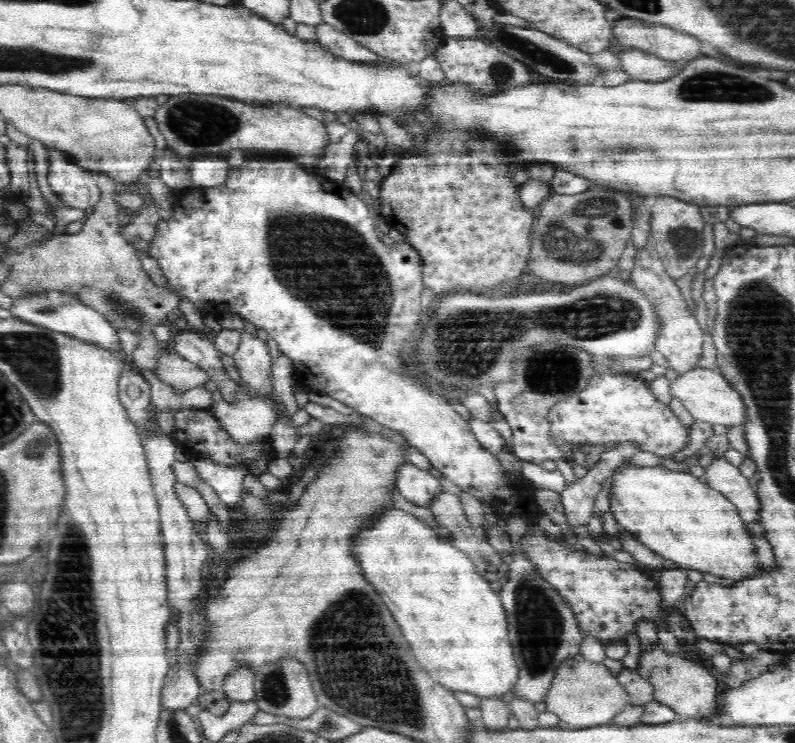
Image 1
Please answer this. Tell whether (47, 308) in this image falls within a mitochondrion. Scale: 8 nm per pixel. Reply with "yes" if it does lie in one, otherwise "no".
yes

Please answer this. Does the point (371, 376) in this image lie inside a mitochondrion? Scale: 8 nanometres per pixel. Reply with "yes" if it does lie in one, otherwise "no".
no

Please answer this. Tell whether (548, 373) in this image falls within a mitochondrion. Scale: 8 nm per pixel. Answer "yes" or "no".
yes

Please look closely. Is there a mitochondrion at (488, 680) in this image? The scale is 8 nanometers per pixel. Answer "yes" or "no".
no

